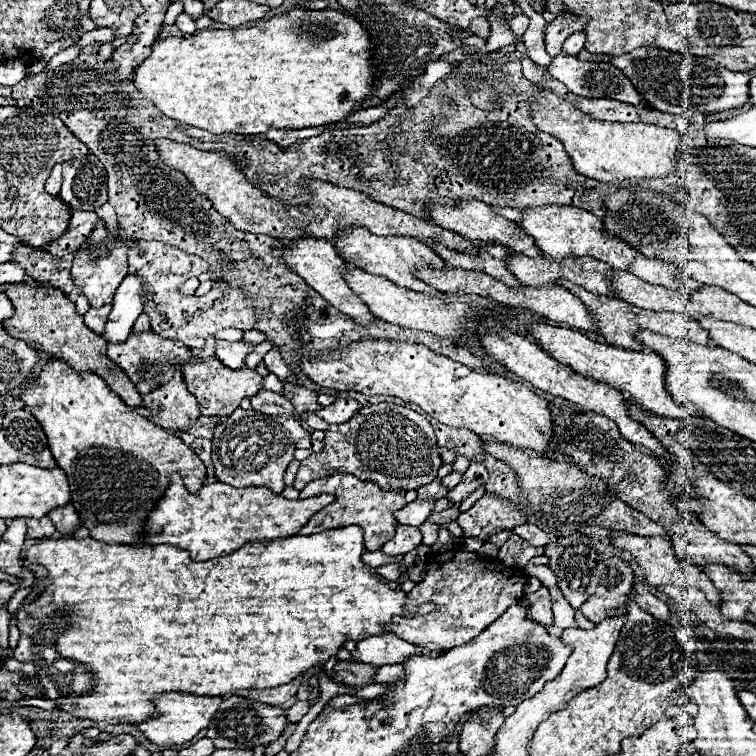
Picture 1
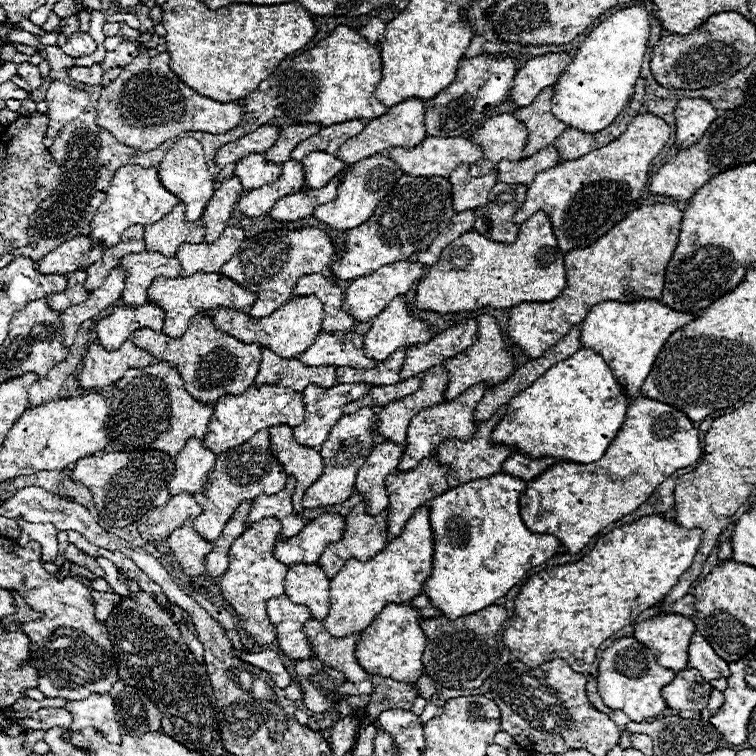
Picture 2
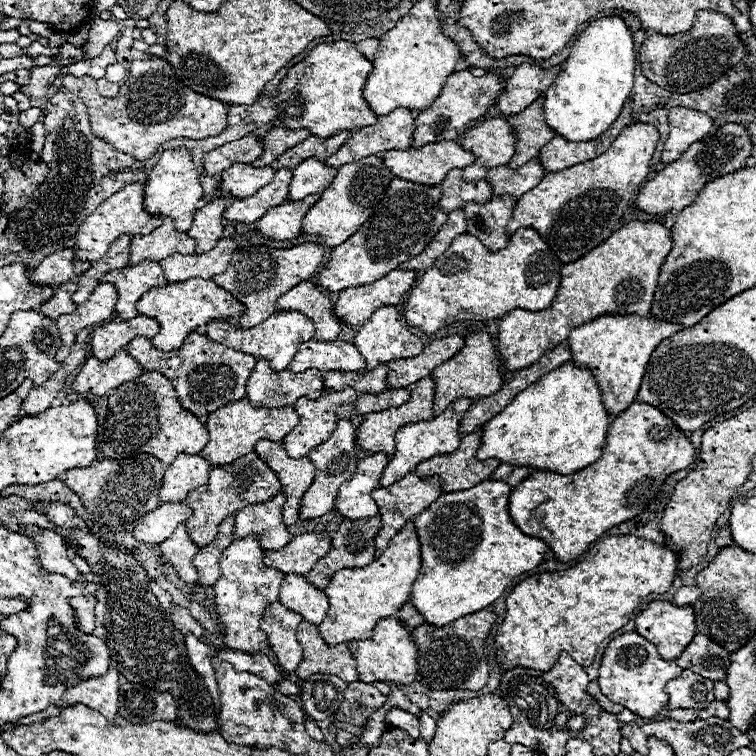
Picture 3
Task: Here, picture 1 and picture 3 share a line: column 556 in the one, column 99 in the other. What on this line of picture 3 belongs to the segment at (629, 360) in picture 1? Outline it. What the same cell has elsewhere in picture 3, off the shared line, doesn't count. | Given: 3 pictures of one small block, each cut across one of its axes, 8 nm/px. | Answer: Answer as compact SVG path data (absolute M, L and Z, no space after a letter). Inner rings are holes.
M136 316L132 320L116 320L106 326L94 328L90 334L90 344L92 344L92 356L98 358L100 362L110 360L118 350L122 350L128 342L132 342L136 336L146 336L152 338L160 330L158 322L154 318L144 318Z

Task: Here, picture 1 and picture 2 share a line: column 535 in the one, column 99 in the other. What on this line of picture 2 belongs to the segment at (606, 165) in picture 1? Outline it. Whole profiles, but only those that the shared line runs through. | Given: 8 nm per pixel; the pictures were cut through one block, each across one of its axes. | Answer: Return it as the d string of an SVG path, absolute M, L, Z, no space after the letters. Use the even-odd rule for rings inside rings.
M160 52L154 58L146 54L136 56L130 64L124 66L120 76L112 84L102 88L98 100L98 124L110 130L118 142L136 146L138 150L152 150L182 132L224 134L236 128L242 122L244 114L244 104L214 102L188 88L170 70L168 52Z

